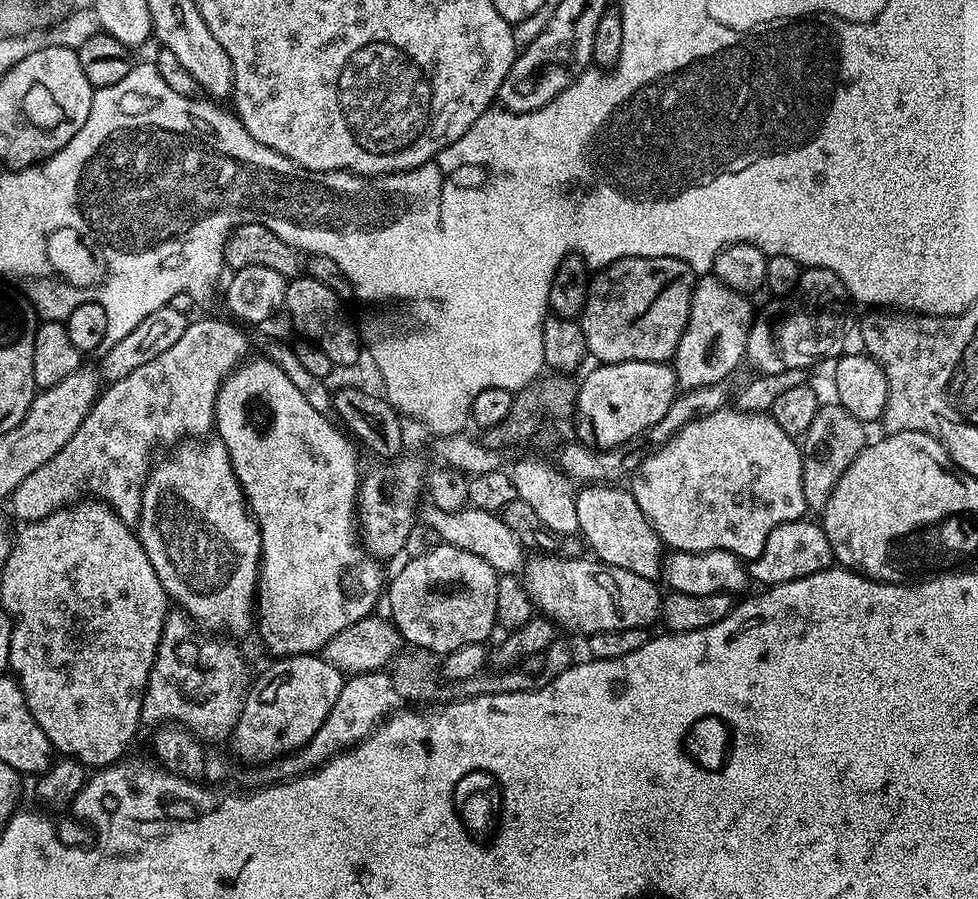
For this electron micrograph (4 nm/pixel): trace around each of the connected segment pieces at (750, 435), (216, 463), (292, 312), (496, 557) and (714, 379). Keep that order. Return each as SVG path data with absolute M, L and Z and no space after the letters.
M726 406L714 414L706 414L706 418L698 418L678 434L674 434L661 448L649 451L648 456L639 464L630 477L630 491L632 497L638 502L642 514L654 526L661 544L678 552L705 552L706 550L726 550L730 554L739 556L745 562L757 560L766 547L770 532L779 524L799 520L805 515L808 503L806 494L802 494L802 448L799 443L786 430L781 430L778 422L772 420L771 415L762 412L741 412L736 406Z
M208 438L203 442L181 442L175 445L171 452L172 456L166 457L165 460L157 459L153 463L152 471L148 474L148 480L144 483L142 498L140 499L140 519L138 521L138 535L142 550L146 550L146 558L150 558L150 566L154 566L154 574L158 574L158 582L162 582L169 601L176 603L177 600L180 603L177 604L179 611L192 617L201 629L220 630L216 628L225 628L228 632L244 632L251 624L252 627L254 624L254 601L260 570L260 548L244 548L244 544L248 544L248 540L244 540L244 536L248 536L248 532L252 532L252 527L255 526L256 521L244 520L244 515L249 512L248 505L244 499L244 491L240 488L238 478L232 469L226 446L219 438Z
M301 274L287 281L285 290L284 308L288 316L292 319L294 327L300 331L299 335L303 339L309 340L337 369L348 368L351 364L356 364L362 356L362 336L354 325L348 321L348 316L344 313L345 305L335 296L322 282L313 280L307 274Z
M431 504L425 505L421 511L422 522L438 534L445 544L452 544L456 549L467 550L478 555L500 574L518 574L523 571L526 563L526 551L522 548L523 541L510 530L499 513L478 510L465 506L458 511L440 510Z
M704 274L696 281L690 302L690 318L670 363L681 389L701 388L725 383L728 375L746 360L748 335L752 329L754 308L745 293L723 284L718 277Z

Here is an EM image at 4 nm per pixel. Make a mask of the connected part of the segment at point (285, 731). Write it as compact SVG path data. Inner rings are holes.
M305 654L303 656L285 656L271 661L273 664L251 681L244 705L240 711L238 722L232 727L230 743L232 752L248 762L271 762L285 753L293 753L310 742L314 734L330 714L331 707L342 694L346 676L320 654Z

